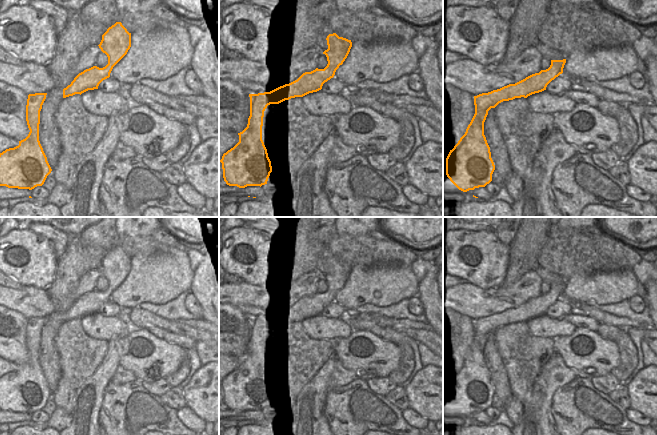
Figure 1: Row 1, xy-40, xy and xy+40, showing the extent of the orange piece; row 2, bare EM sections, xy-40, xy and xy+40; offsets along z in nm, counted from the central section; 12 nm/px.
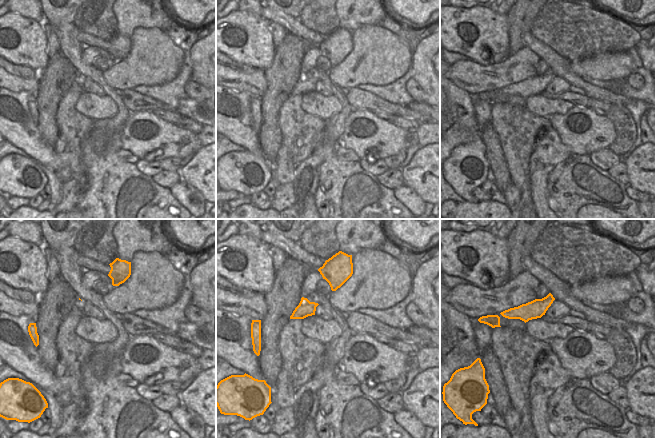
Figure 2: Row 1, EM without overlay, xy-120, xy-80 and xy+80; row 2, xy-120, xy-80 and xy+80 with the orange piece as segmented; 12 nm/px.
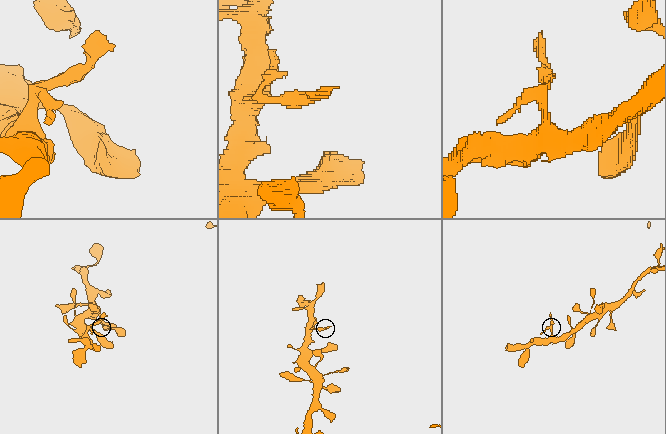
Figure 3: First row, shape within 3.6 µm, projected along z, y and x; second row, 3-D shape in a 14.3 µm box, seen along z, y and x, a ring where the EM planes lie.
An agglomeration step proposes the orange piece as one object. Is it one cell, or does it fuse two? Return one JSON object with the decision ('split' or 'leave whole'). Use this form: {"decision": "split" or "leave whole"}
{"decision": "leave whole"}

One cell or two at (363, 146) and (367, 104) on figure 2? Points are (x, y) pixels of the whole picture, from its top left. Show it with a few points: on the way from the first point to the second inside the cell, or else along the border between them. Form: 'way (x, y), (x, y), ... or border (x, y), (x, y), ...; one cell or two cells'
border (353, 109), (369, 109), (373, 111); two cells

